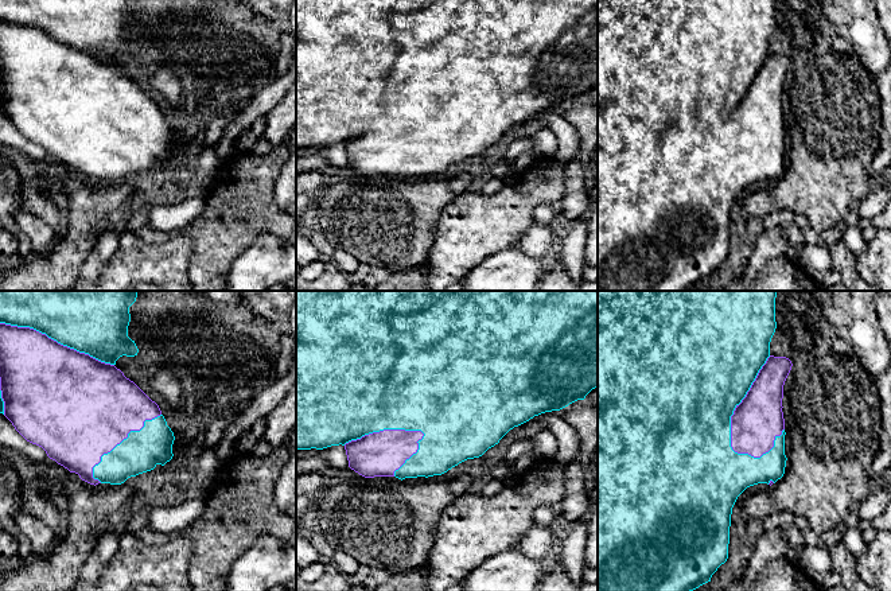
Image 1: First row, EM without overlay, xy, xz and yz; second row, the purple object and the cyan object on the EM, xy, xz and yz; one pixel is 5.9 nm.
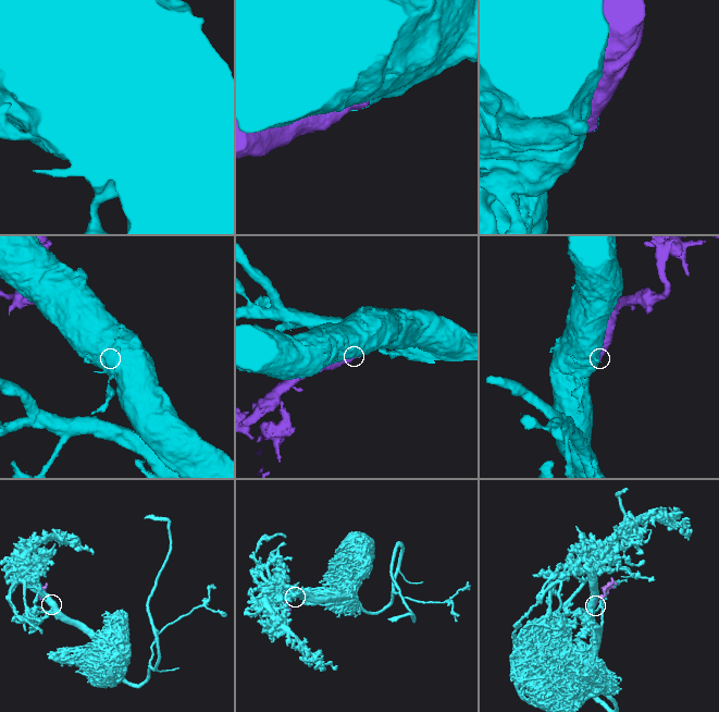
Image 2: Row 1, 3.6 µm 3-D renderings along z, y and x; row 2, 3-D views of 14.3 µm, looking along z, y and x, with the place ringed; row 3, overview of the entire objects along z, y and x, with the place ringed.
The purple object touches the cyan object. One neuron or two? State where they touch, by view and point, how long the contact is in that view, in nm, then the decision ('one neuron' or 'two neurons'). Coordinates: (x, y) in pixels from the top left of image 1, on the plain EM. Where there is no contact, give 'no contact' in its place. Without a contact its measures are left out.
contact yz (734, 112); length 600 nm; one neuron

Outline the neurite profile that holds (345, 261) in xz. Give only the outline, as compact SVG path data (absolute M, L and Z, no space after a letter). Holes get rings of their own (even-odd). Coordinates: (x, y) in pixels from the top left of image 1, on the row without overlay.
M335 249L330 260L346 275L354 275L361 265L351 254L342 249Z

